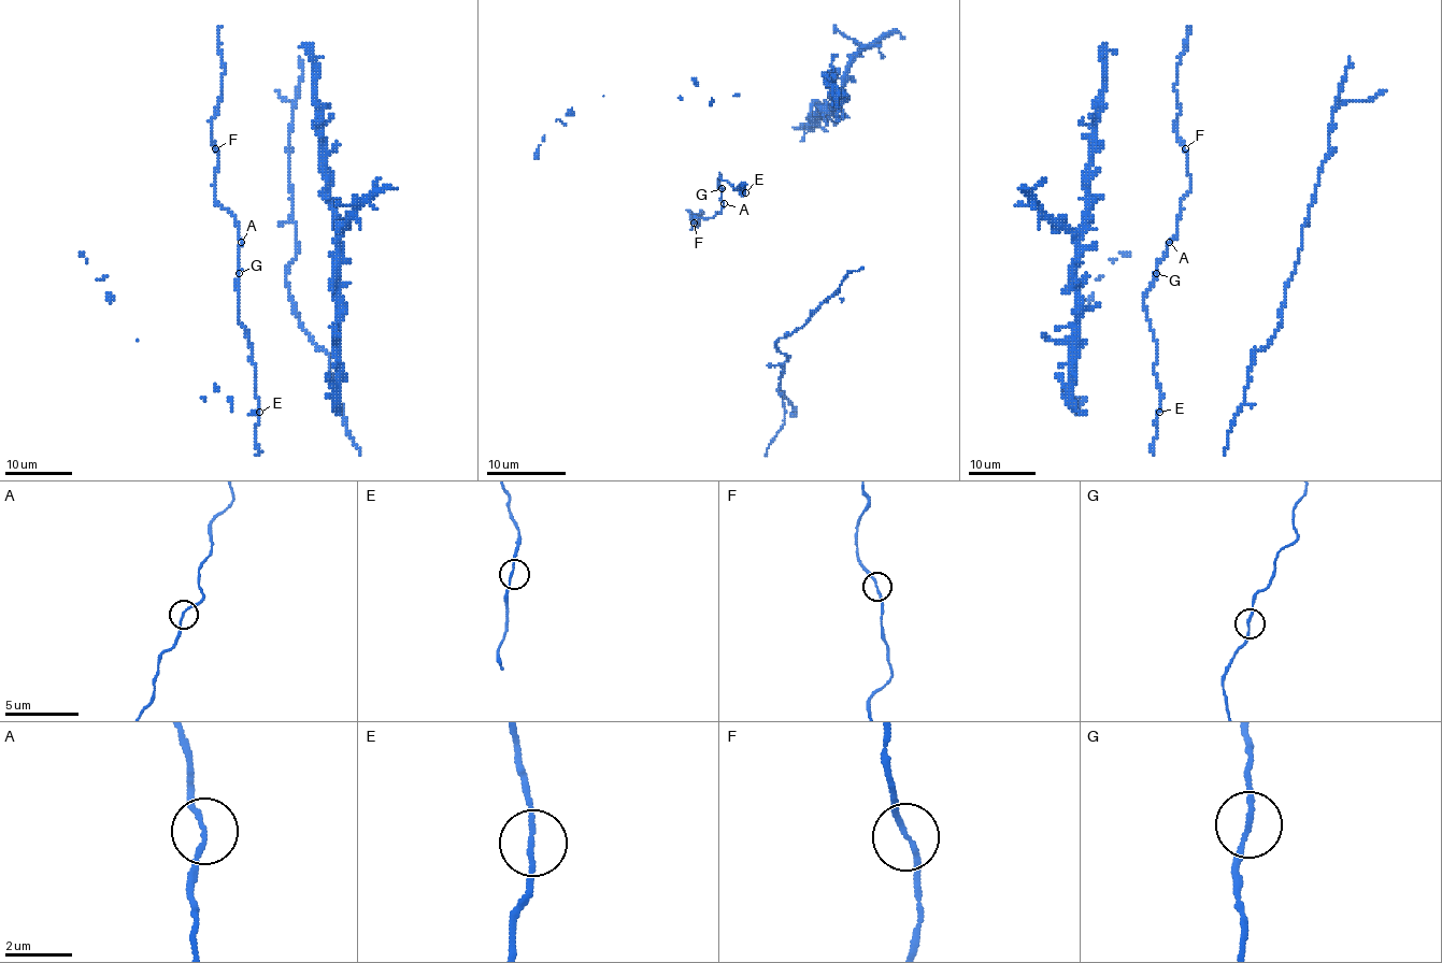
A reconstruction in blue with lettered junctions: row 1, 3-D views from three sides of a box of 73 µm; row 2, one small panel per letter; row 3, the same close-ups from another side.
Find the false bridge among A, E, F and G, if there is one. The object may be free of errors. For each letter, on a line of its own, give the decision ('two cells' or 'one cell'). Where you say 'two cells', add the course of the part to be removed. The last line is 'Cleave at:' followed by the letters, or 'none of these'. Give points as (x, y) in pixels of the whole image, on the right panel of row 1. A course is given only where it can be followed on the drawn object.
A: one cell
E: one cell
F: one cell
G: one cell
Cleave at: none of these

